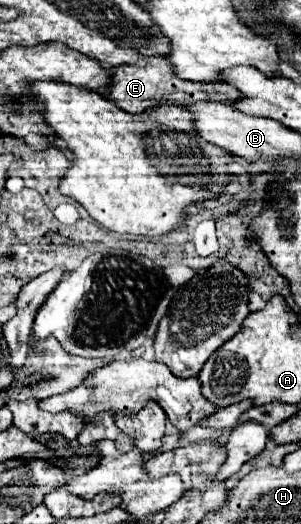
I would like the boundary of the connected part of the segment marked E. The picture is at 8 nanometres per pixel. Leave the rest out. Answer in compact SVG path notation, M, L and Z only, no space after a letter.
M143 58L135 66L113 68L113 80L111 86L107 88L107 98L111 98L111 102L127 110L129 114L141 114L149 108L163 104L189 106L195 102L235 102L243 98L243 94L235 90L231 84L201 84L201 82L181 80L167 58Z

